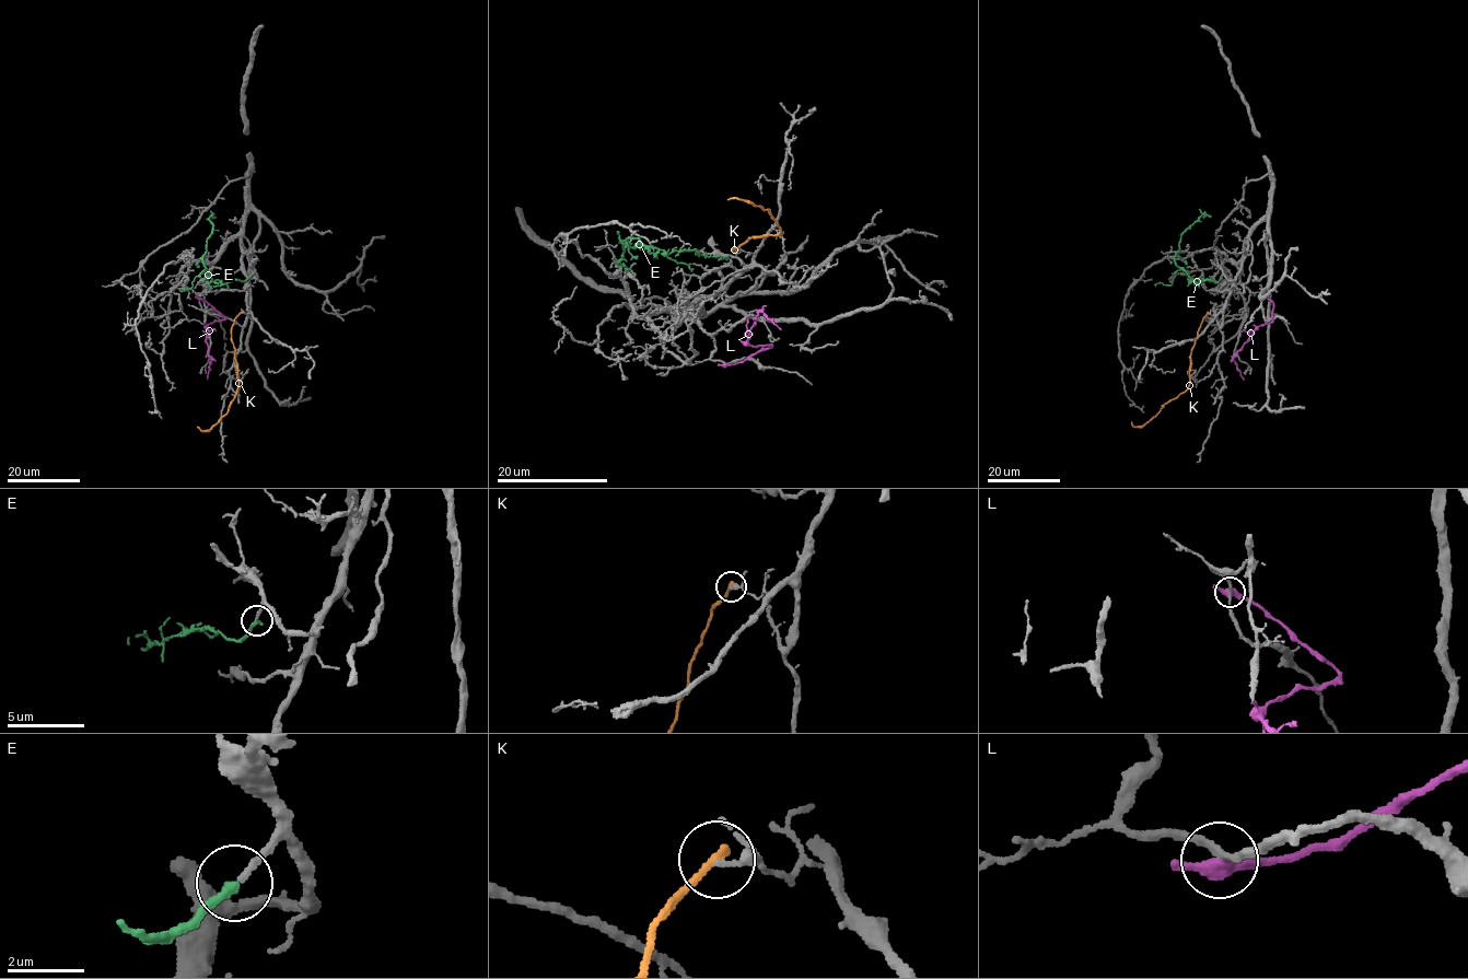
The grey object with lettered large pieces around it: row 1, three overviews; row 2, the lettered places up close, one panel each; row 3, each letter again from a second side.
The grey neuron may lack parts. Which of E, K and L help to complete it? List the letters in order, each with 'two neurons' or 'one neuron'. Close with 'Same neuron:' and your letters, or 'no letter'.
E: one neuron
K: two neurons
L: two neurons
Same neuron: E

